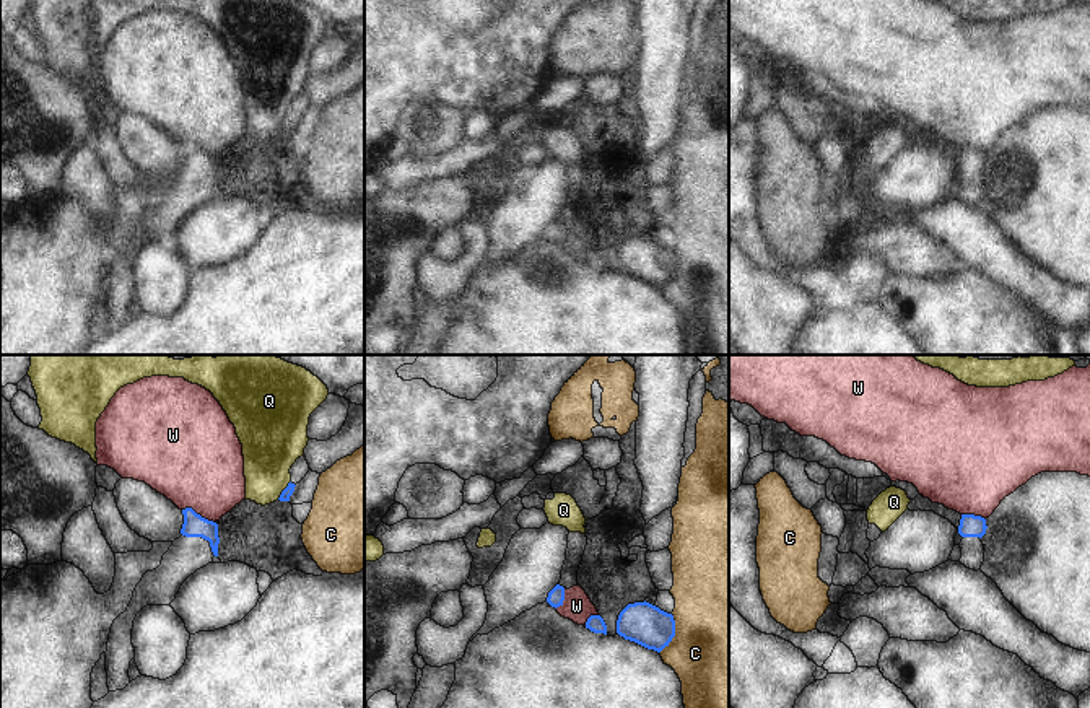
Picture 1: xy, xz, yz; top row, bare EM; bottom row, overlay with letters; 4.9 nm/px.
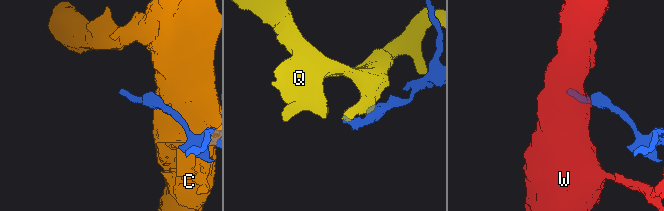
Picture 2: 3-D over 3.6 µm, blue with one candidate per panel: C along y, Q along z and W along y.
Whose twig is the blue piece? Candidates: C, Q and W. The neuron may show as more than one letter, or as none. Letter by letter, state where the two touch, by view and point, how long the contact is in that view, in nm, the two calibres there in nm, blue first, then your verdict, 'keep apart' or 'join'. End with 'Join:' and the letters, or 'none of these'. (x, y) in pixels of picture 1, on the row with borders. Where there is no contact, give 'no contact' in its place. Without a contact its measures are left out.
C: xz (674, 633) | 220 nm | 200/500 nm | keep apart
Q: xy (283, 490) | 120 nm | 50/300 nm | keep apart
W: xy (199, 515) | 180 nm | 110/440 nm | keep apart
Join: none of these

